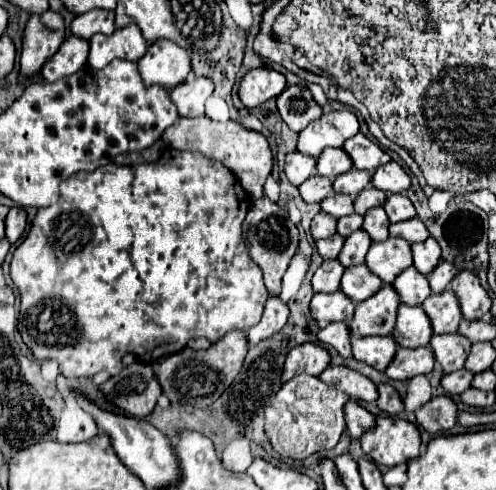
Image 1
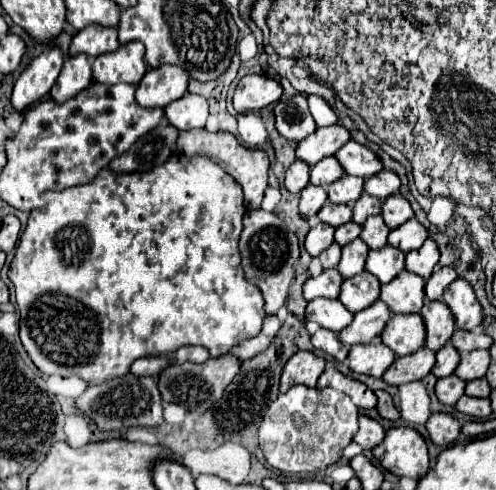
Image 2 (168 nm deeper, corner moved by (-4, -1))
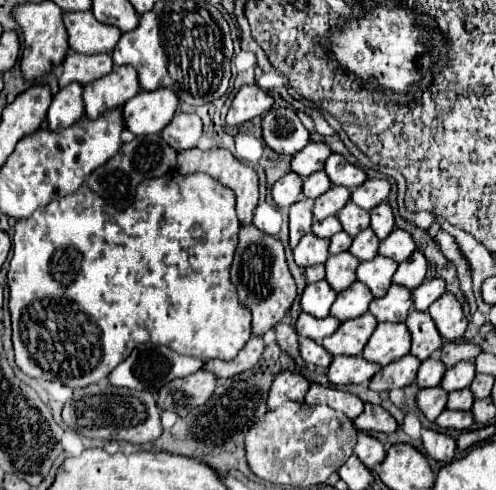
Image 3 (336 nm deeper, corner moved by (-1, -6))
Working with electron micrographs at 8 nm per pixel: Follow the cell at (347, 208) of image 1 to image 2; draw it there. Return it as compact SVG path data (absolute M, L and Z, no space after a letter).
M326 202L326 206L322 206L322 210L318 212L318 218L322 222L338 228L352 220L352 208L350 206L330 206L330 202Z

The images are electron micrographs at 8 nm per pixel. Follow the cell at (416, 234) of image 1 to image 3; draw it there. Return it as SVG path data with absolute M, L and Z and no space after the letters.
M393 229L389 237L385 237L379 245L379 255L391 257L397 263L411 257L411 253L417 249L413 237L405 229Z

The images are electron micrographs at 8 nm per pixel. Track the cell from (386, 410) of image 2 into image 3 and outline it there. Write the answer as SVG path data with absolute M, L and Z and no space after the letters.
M365 403L365 411L357 417L359 431L383 431L393 433L397 429L397 421L379 405Z

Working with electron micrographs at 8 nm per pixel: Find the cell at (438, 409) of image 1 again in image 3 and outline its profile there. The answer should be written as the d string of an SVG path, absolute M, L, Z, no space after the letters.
M423 429L421 431L423 435L423 447L427 451L429 457L441 461L441 463L449 463L455 455L455 439L447 433L439 433L439 431L433 431L433 429Z

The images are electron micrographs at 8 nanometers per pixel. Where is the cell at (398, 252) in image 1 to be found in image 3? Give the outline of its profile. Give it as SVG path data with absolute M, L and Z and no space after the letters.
M377 255L375 259L363 261L357 267L357 281L365 283L375 297L383 297L387 293L387 289L391 287L395 269L397 269L397 263L393 259Z

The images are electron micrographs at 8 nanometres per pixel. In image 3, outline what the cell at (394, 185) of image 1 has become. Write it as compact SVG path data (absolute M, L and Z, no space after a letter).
M367 179L363 185L351 191L351 201L371 211L389 197L389 191L391 191L391 185L387 179Z

